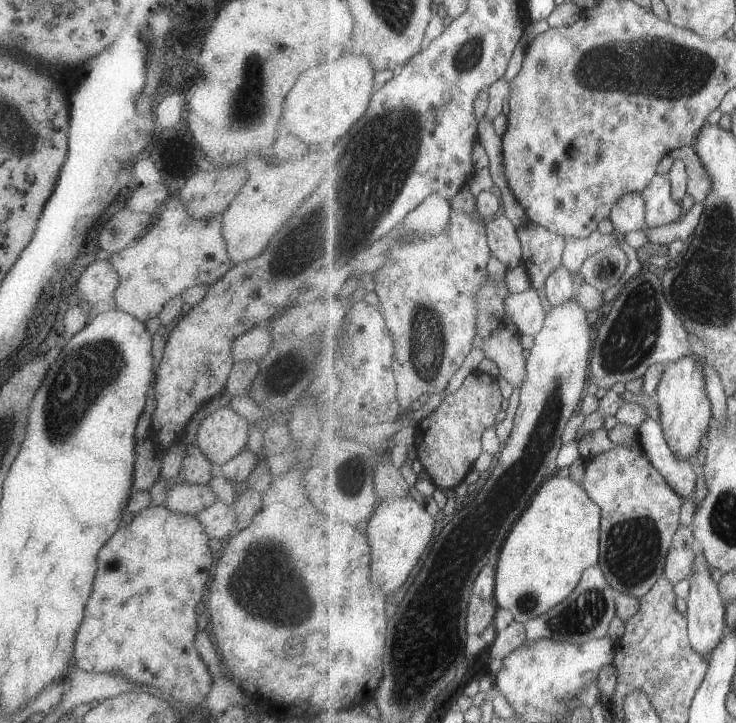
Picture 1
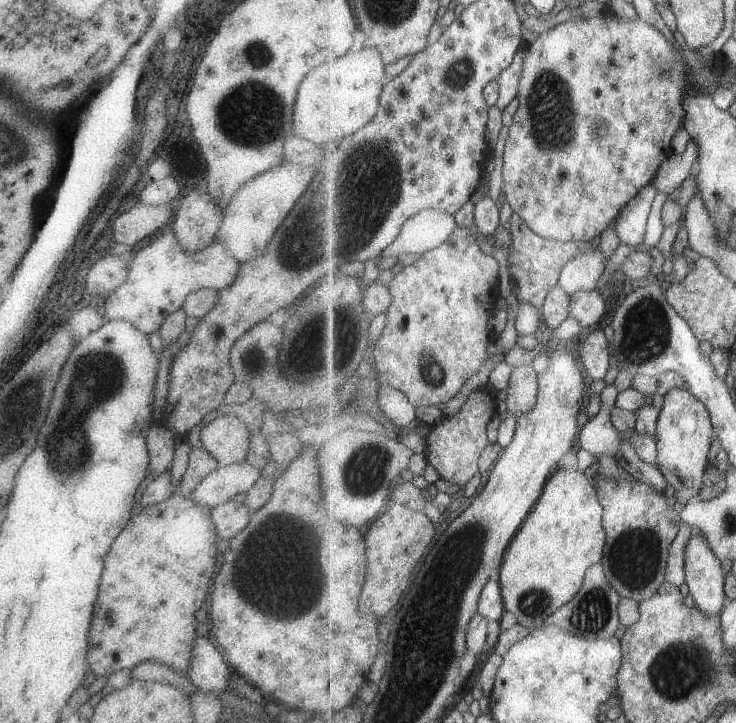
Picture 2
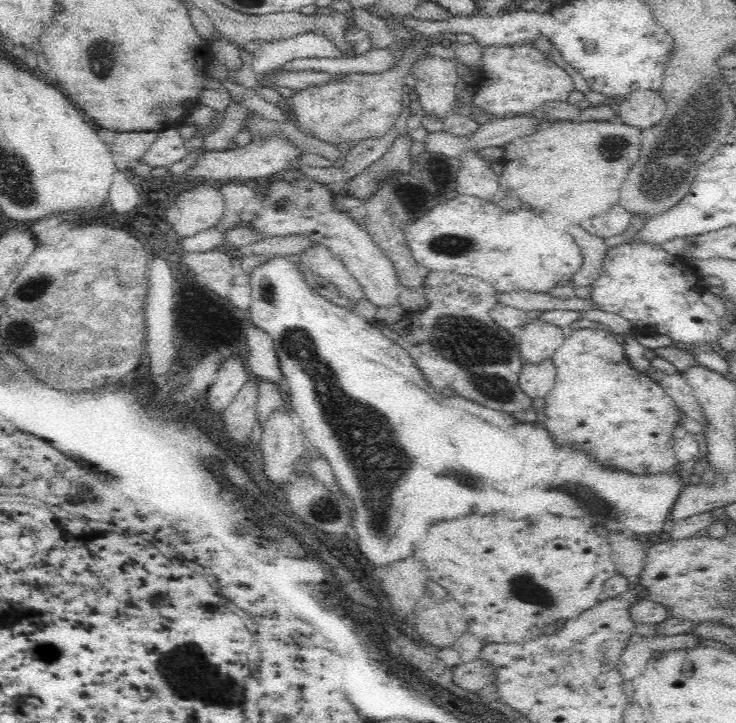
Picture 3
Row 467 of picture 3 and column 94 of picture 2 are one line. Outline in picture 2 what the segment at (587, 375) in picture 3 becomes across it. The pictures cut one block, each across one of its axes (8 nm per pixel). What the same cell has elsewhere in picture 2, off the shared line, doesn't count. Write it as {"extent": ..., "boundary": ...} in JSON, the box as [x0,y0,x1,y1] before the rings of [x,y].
{"extent":[87,492,217,678],"boundary":[[[179,492],[131,515],[125,528],[113,539],[102,558],[103,570],[99,592],[93,604],[91,626],[87,634],[87,669],[91,678],[132,669],[139,662],[155,660],[185,675],[195,640],[195,612],[203,606],[207,586],[215,572],[217,532],[211,522],[210,509],[193,502]]]}

